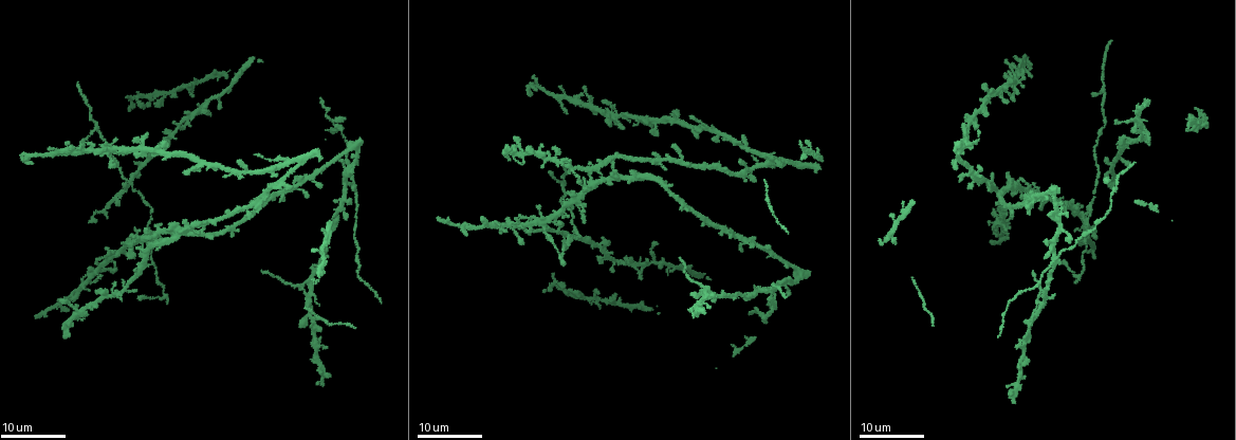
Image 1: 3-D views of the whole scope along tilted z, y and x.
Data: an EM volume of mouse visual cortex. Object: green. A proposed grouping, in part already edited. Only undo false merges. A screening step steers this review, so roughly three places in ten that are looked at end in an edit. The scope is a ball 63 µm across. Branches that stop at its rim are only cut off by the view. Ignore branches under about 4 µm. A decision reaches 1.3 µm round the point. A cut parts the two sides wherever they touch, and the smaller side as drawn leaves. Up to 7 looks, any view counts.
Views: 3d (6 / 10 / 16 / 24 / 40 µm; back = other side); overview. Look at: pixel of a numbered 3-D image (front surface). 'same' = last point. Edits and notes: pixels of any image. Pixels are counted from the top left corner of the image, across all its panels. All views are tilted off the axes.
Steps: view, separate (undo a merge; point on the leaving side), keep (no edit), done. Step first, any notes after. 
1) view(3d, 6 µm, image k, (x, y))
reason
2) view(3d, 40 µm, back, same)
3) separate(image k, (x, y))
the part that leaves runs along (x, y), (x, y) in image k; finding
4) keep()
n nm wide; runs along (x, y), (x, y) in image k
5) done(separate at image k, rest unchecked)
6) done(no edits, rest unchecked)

view(3d, 16 µm, image 1, (553, 223))
two arms in line, one across

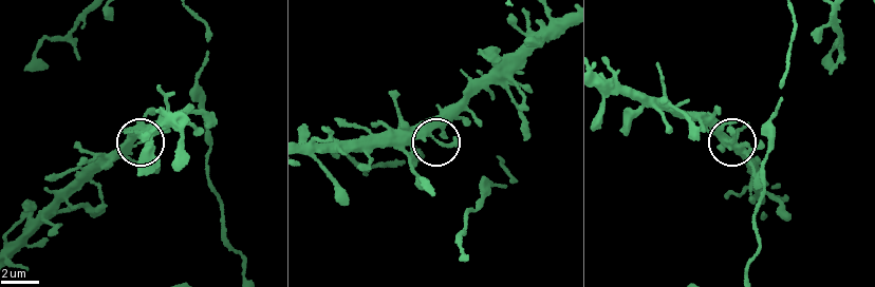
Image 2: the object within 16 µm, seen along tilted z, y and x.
view(3d, 10 µm, image 2, (132, 148))

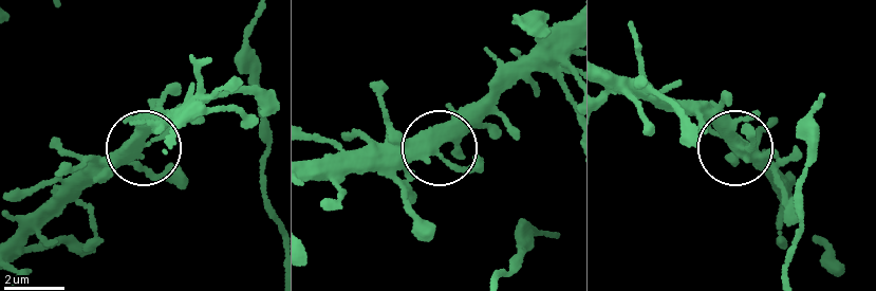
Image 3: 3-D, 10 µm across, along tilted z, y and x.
keep()
side arm 20 µm; runs along (185, 108), (88, 185) in image 3; one neuron here

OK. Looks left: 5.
view(3d, 16 µm, image 1, (133, 191))
three arms meet

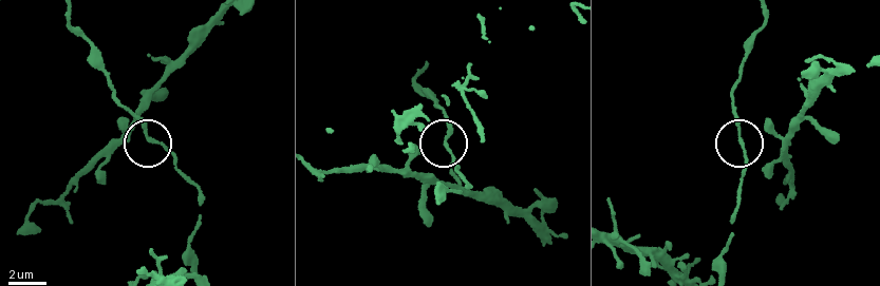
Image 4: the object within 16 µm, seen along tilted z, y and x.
view(3d, 6 µm, image 4, (740, 142))
closer look

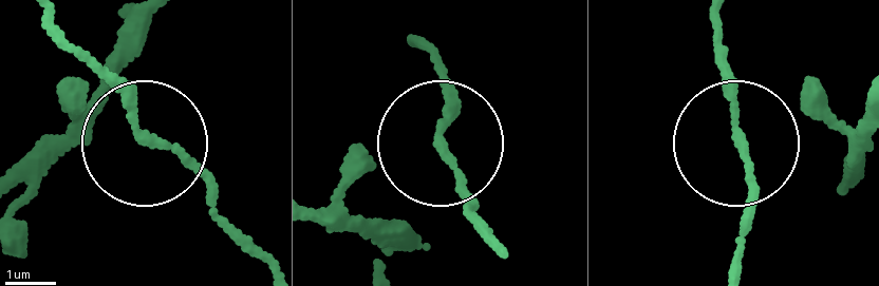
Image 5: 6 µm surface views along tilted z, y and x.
keep()
120 nm wide; all the same neuron

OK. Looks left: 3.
view(3d, 16 µm, image 1, (1147, 132))

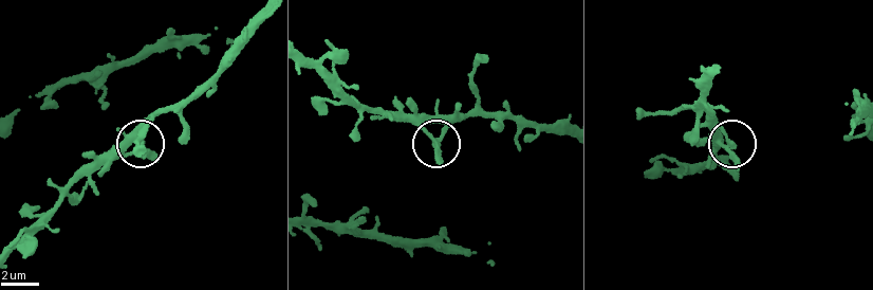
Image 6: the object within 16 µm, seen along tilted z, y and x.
view(3d, 10 µm, image 6, (437, 142))

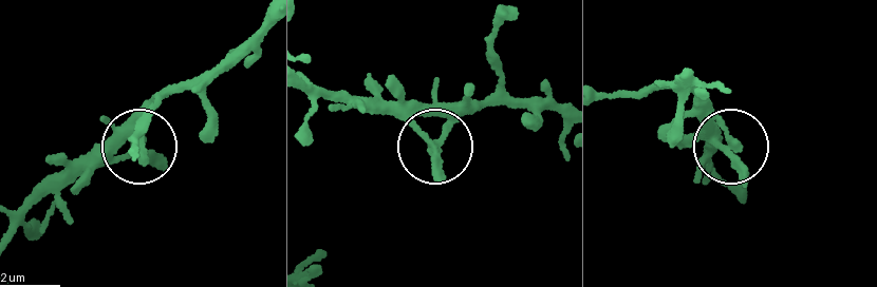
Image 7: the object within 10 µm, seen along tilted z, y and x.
keep()
runs along (310, 85), (374, 104), (432, 140), (502, 91) in image 7; continuous, no second neuron

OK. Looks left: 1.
done(no edits, rest unchecked)

